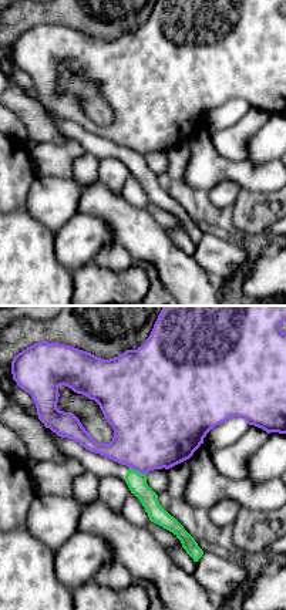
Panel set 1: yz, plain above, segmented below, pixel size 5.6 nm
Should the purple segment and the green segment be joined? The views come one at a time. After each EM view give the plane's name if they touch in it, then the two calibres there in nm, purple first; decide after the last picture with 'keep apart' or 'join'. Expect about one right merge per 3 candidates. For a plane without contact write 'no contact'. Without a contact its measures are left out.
meets purple in yz; 440 nm thick on the purple side, 110 nm on the other

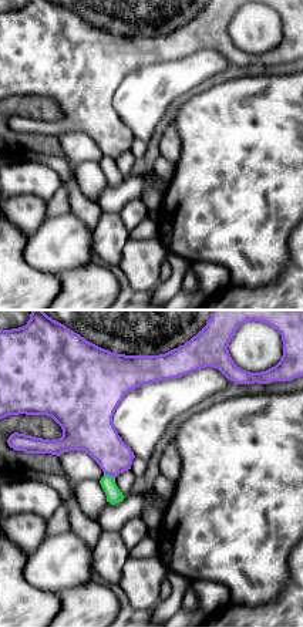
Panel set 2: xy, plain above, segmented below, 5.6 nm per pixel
meets purple in xy; 240 nm thick on the purple side, 90 nm on the other

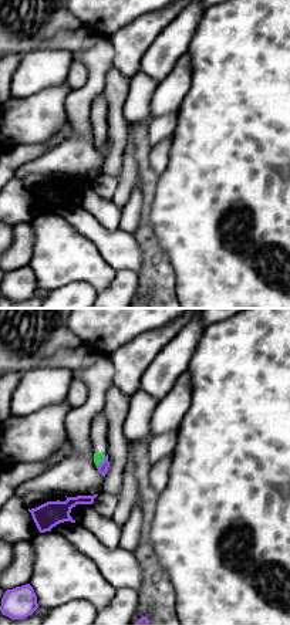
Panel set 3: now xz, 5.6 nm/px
meets purple in xz; 60 nm thick on the purple side, 60 nm on the other

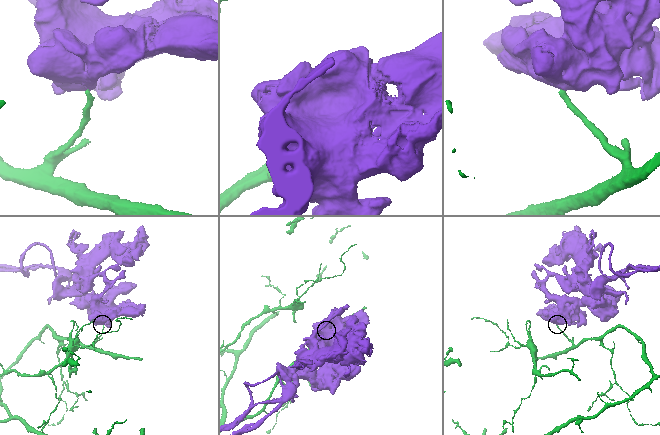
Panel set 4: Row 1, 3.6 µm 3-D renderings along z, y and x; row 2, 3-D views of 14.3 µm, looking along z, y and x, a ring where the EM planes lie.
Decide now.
keep apart

